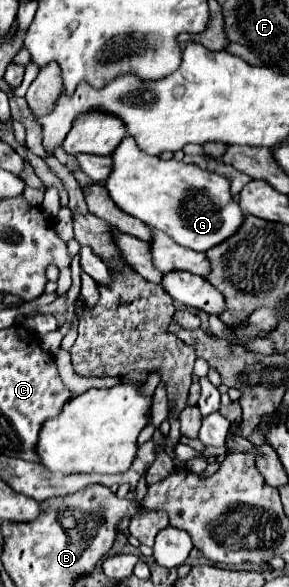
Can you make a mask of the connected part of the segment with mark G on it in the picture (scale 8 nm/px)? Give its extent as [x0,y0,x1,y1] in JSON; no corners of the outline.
[106,137,244,251]

